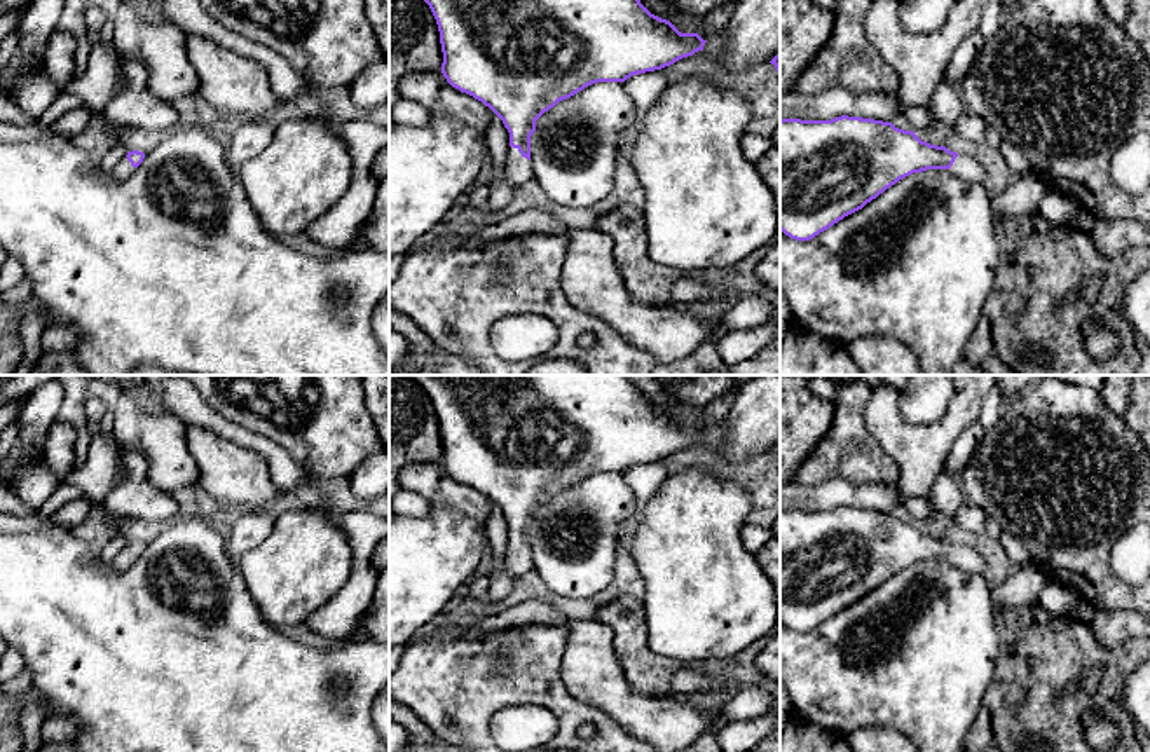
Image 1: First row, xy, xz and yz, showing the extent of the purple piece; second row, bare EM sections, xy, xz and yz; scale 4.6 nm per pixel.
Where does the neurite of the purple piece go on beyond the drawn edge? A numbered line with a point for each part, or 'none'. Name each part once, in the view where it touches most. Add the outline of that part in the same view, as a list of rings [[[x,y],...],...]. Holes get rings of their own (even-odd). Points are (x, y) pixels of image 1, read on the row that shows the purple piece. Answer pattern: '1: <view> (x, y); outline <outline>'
1: xz (519, 170); outline [[[510,147],[504,178],[513,190],[532,178],[532,164],[518,152],[518,148]]]

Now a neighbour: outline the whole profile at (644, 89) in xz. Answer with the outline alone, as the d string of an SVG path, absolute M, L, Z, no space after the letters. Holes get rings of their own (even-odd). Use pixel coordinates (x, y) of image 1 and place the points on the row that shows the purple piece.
M660 70L632 75L625 80L626 94L633 103L633 120L621 136L623 157L632 164L644 117L656 105L668 82Z

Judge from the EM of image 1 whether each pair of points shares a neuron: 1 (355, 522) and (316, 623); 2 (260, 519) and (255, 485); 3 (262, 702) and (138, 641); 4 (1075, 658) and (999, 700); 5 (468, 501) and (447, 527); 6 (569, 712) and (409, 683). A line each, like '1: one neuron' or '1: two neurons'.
1: one neuron
2: two neurons
3: one neuron
4: one neuron
5: two neurons
6: one neuron

